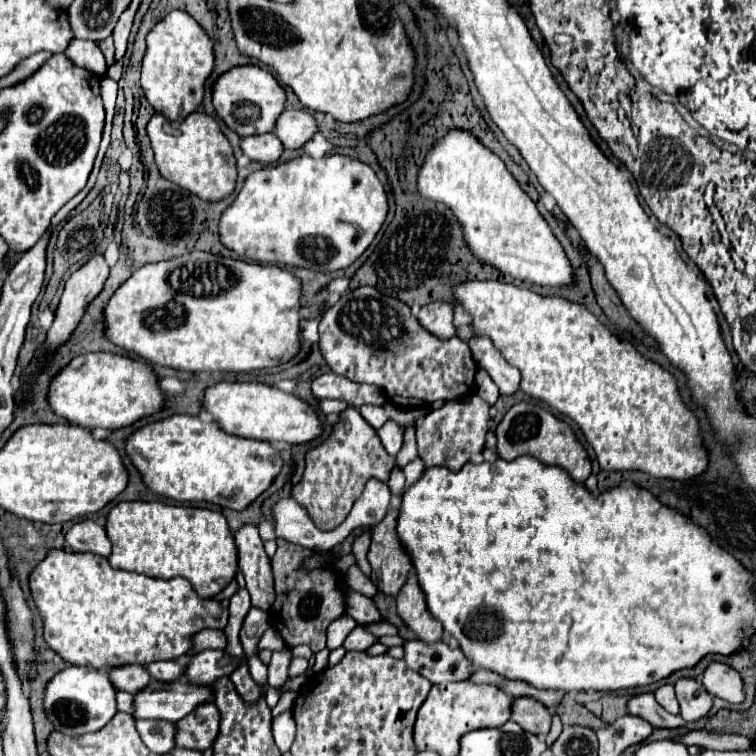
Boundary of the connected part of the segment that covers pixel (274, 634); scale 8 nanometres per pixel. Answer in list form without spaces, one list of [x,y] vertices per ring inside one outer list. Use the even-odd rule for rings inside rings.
[[[269,628],[263,636],[261,636],[261,640],[259,640],[259,644],[257,644],[257,652],[261,652],[261,650],[281,650],[285,646],[285,642],[281,640],[281,636],[279,636],[279,632],[275,630],[275,628]]]

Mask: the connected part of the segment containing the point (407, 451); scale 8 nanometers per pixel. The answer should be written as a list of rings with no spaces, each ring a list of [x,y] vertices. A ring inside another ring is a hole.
[[[415,426],[405,428],[405,444],[397,454],[397,468],[405,468],[411,460],[417,458],[417,442],[415,442]]]

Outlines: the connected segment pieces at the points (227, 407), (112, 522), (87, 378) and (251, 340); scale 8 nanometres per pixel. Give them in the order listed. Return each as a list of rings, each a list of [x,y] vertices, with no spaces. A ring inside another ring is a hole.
[[[219,382],[211,386],[205,392],[205,408],[213,414],[213,420],[231,434],[237,434],[241,438],[253,438],[253,440],[265,440],[265,442],[289,442],[289,444],[305,444],[323,434],[323,422],[313,406],[303,402],[301,398],[287,394],[275,386],[259,384],[259,382]]]
[[[119,502],[107,516],[107,534],[113,542],[113,554],[109,562],[113,568],[129,570],[137,574],[147,574],[151,578],[175,578],[181,576],[193,584],[193,588],[203,598],[217,596],[237,572],[237,546],[233,534],[227,526],[227,520],[221,512],[207,508],[187,508],[171,506],[163,502]]]
[[[99,352],[99,354],[79,356],[79,368],[75,368],[71,362],[69,366],[65,366],[61,370],[61,374],[57,374],[53,378],[53,382],[49,386],[49,404],[55,410],[55,414],[67,418],[71,424],[83,426],[87,430],[93,430],[93,428],[117,430],[117,428],[131,426],[145,416],[161,412],[165,406],[165,392],[159,388],[159,378],[147,362],[133,360],[129,356],[107,354],[107,352],[101,354]]]
[[[191,252],[139,268],[105,308],[107,338],[149,364],[185,372],[249,372],[289,362],[301,350],[301,280],[279,266],[261,266]]]

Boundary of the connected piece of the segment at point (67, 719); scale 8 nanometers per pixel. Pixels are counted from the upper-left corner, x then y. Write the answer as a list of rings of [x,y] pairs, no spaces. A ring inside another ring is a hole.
[[[69,666],[63,672],[59,672],[55,680],[47,684],[45,710],[55,730],[63,734],[81,736],[81,734],[97,732],[117,714],[115,686],[111,684],[107,672],[103,670],[91,670],[85,666]]]

